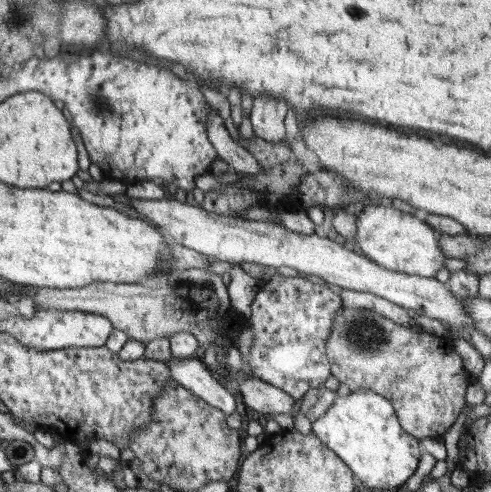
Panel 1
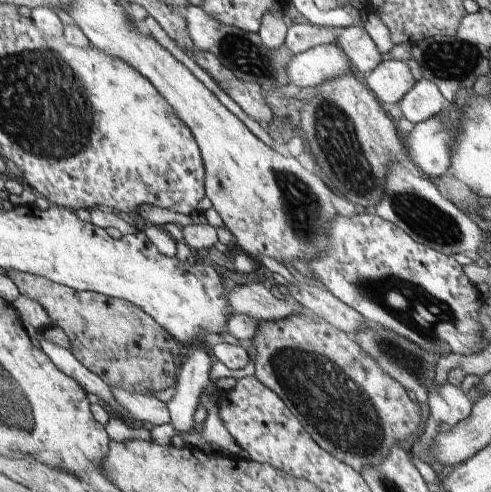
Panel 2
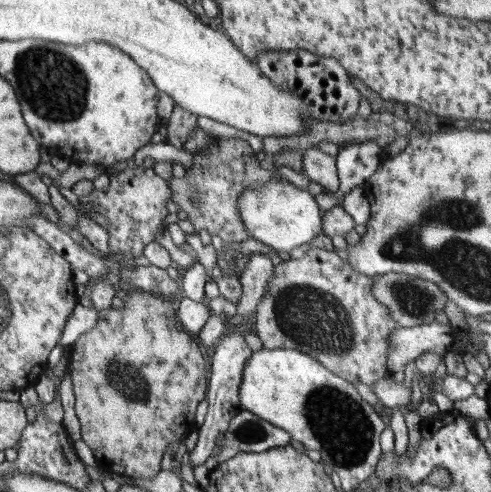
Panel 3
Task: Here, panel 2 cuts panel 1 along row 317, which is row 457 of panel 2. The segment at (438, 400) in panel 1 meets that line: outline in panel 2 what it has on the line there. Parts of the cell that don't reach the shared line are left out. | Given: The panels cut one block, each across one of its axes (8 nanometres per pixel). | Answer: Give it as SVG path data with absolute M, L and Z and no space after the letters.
M303 310L301 314L291 314L283 320L257 322L255 334L247 346L251 346L251 342L255 348L255 378L279 396L317 446L351 466L355 472L361 472L369 464L377 466L389 450L395 448L397 440L409 438L417 430L419 410L417 404L407 398L407 390L395 378L387 376L349 334L335 328L331 322Z

